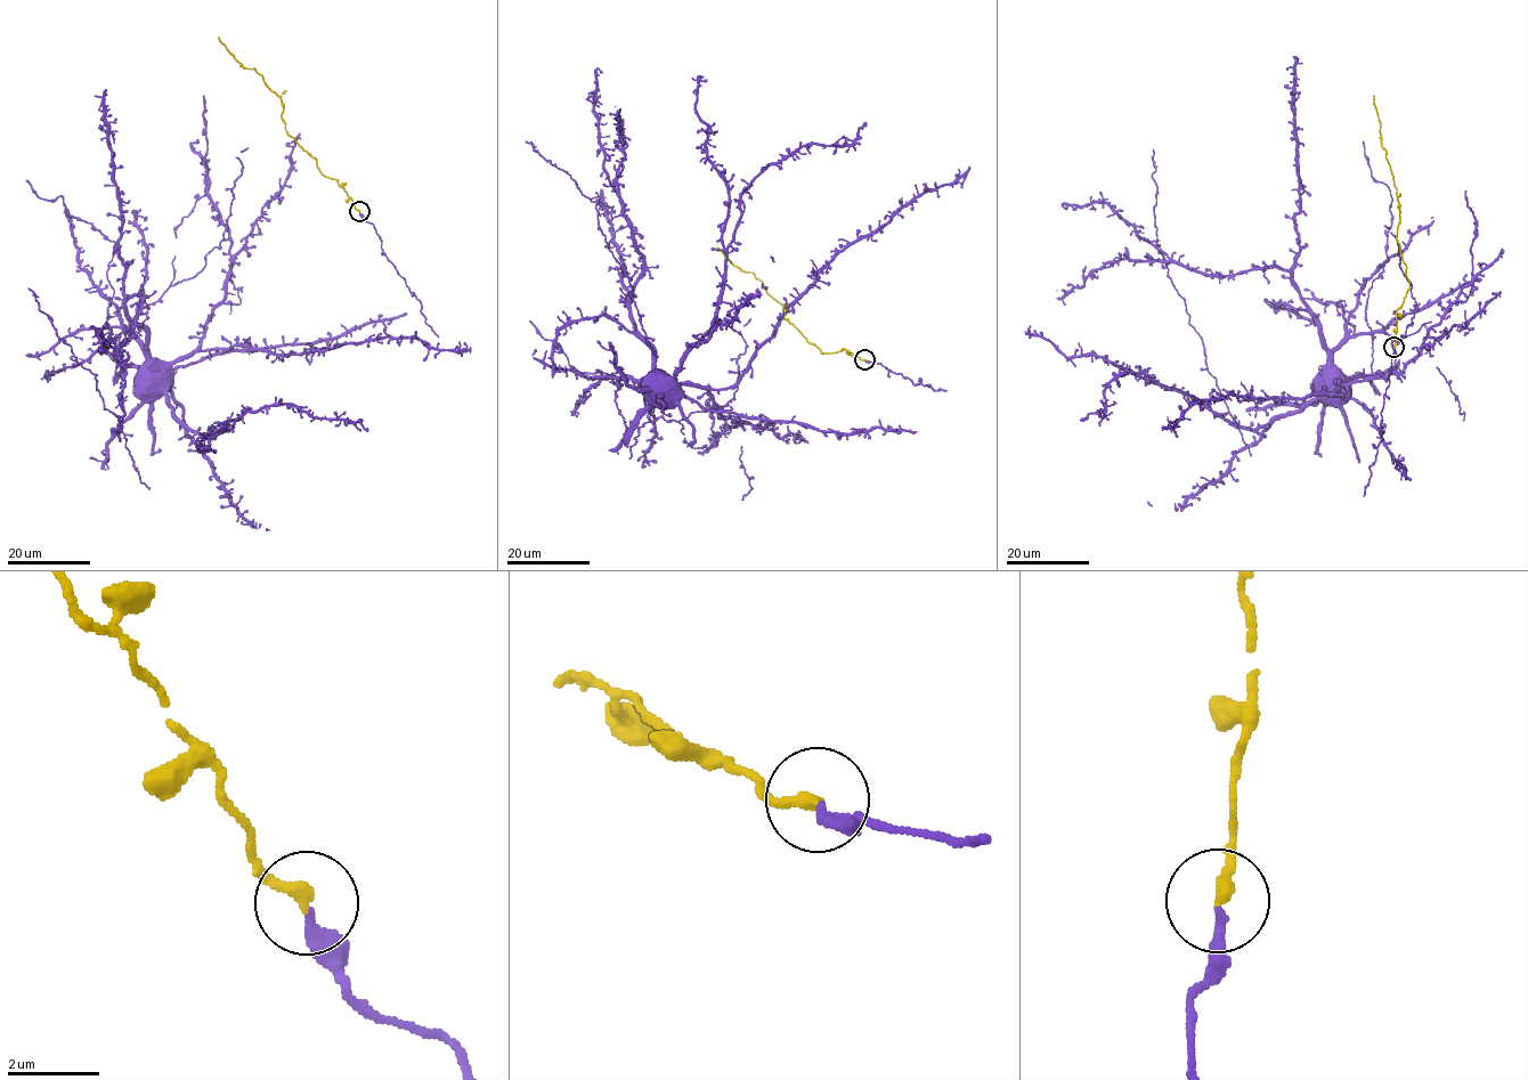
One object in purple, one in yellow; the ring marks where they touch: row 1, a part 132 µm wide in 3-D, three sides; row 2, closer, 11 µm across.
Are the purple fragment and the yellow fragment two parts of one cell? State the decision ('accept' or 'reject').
accept

